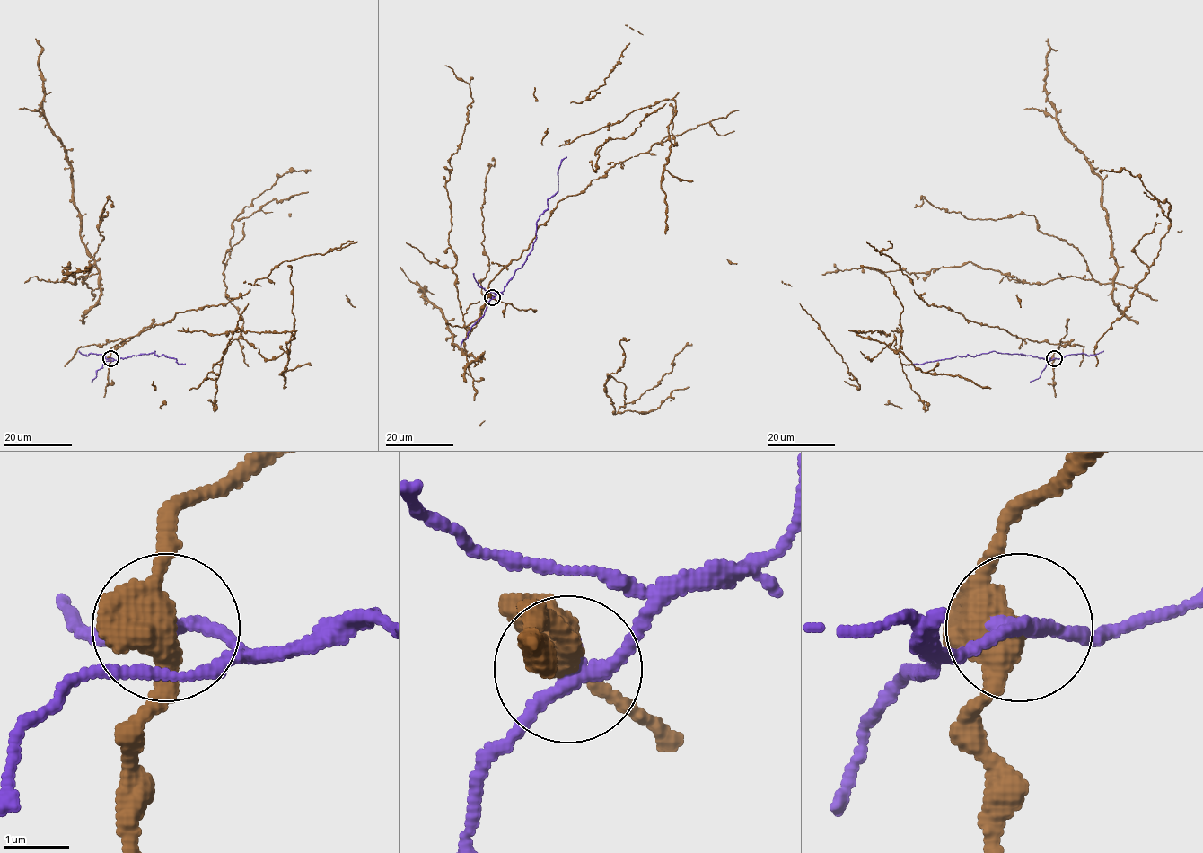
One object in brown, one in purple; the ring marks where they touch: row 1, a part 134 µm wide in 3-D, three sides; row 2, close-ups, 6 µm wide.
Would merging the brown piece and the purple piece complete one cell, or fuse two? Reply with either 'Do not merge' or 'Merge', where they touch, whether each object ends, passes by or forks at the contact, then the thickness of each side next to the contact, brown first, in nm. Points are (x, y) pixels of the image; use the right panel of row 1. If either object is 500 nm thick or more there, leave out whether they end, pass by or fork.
Do not merge. Place: (1054, 358). At the ring brown forks. At the ring purple passes by. Thickness 400 nm (brown) against 220 nm

